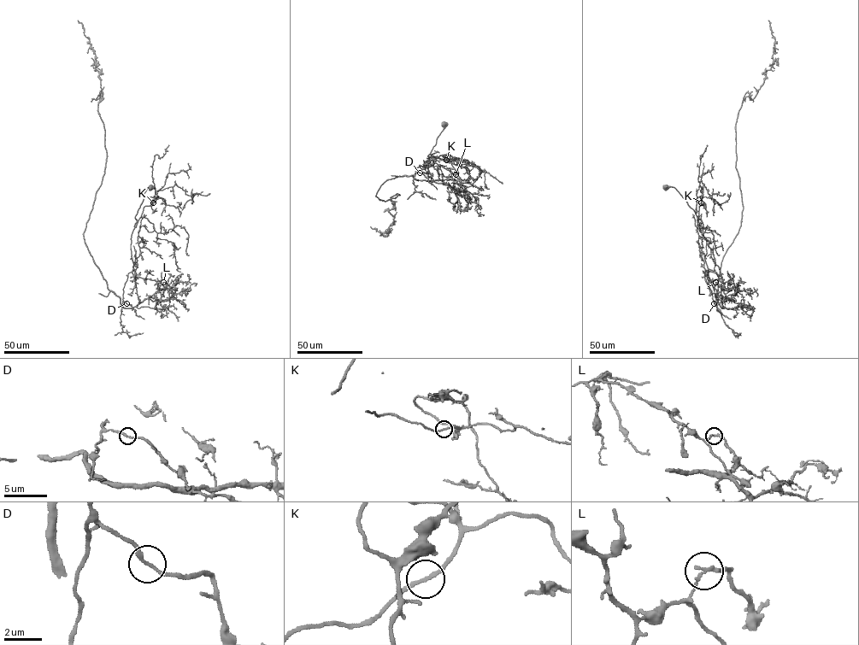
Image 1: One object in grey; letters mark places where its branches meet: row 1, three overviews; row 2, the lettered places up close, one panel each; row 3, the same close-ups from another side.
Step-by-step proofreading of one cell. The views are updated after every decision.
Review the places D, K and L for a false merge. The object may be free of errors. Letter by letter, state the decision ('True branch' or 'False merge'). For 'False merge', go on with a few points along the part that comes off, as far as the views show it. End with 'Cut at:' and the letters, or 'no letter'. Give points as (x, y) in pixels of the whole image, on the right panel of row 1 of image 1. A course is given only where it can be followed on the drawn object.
D: True branch
K: True branch
L: False merge. Course of the part to remove: (715, 282), (721, 307), (720, 264), (743, 208), (736, 123), (773, 64), (767, 20)
Cut at: L

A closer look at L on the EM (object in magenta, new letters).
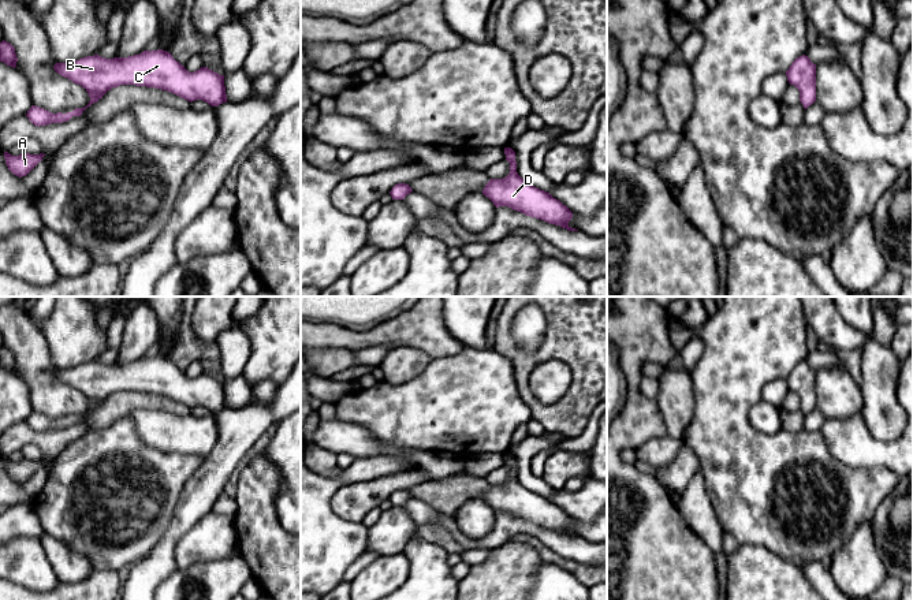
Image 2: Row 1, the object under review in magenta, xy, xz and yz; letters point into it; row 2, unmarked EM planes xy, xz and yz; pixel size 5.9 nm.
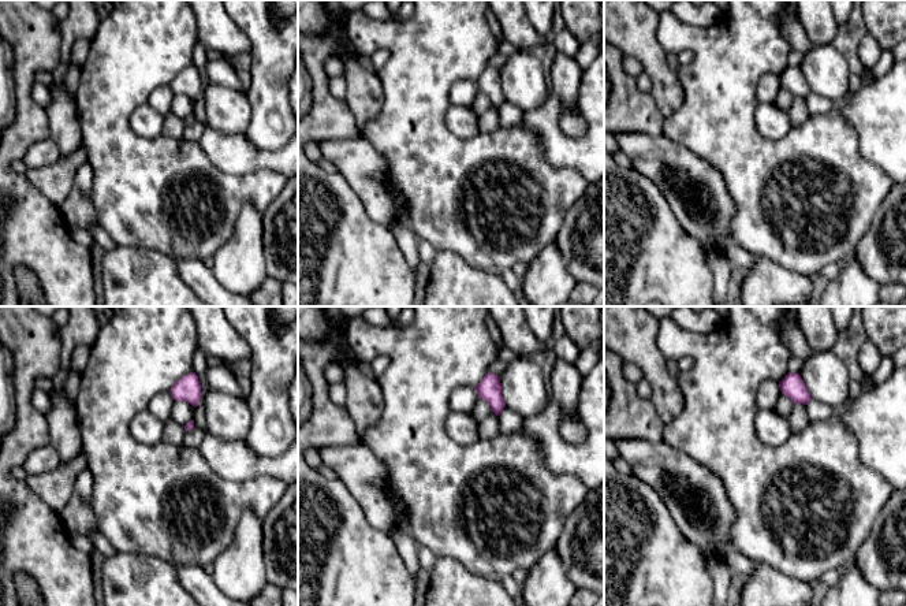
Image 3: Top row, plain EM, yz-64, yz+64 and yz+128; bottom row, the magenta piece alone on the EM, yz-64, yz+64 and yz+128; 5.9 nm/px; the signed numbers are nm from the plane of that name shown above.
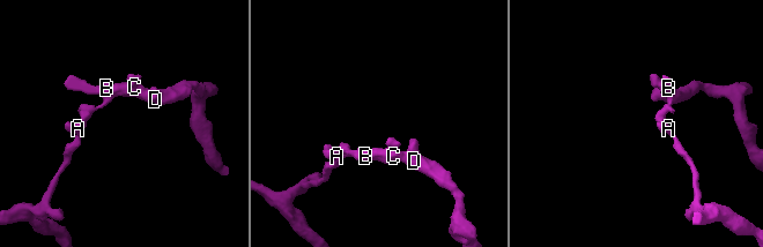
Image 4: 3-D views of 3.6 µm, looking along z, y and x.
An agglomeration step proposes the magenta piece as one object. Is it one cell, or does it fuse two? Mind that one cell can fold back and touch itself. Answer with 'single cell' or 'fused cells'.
fused cells

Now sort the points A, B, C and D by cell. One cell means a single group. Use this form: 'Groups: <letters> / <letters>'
Groups: A / B C D

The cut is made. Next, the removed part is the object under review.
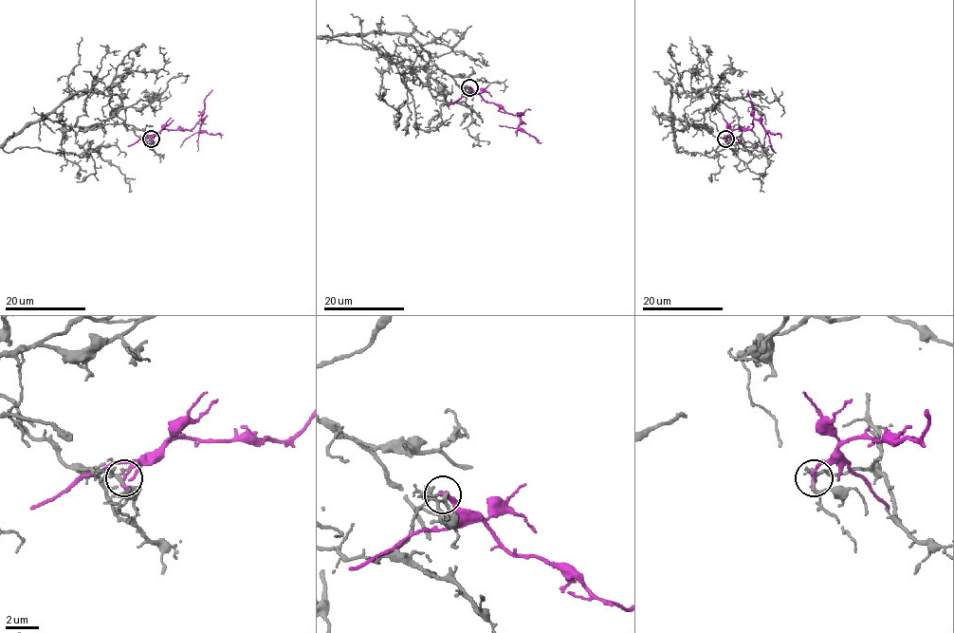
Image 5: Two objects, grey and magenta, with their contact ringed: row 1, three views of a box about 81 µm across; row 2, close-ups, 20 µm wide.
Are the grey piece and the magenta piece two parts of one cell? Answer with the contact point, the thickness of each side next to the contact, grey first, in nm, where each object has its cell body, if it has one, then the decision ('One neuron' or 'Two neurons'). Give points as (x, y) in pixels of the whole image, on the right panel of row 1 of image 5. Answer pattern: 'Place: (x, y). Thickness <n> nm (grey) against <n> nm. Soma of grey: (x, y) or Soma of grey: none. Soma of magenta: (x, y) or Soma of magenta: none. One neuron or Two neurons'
Place: (725, 139). Thickness 200 nm (grey) against 200 nm. Soma of grey: none. Soma of magenta: none. Two neurons

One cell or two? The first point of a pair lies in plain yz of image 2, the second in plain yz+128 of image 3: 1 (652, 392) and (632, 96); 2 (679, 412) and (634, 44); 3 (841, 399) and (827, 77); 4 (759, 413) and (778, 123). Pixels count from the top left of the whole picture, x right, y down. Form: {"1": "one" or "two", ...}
{"1": "two", "2": "one", "3": "one", "4": "one"}

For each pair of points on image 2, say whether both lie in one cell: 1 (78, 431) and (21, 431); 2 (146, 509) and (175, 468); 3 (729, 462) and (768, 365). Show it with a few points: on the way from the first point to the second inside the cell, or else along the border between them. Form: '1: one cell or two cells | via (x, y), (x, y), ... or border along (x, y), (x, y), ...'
1: one cell | via (64, 436), (34, 438)
2: one cell | via (146, 499), (166, 477)
3: one cell | via (729, 438), (729, 405), (744, 390)

